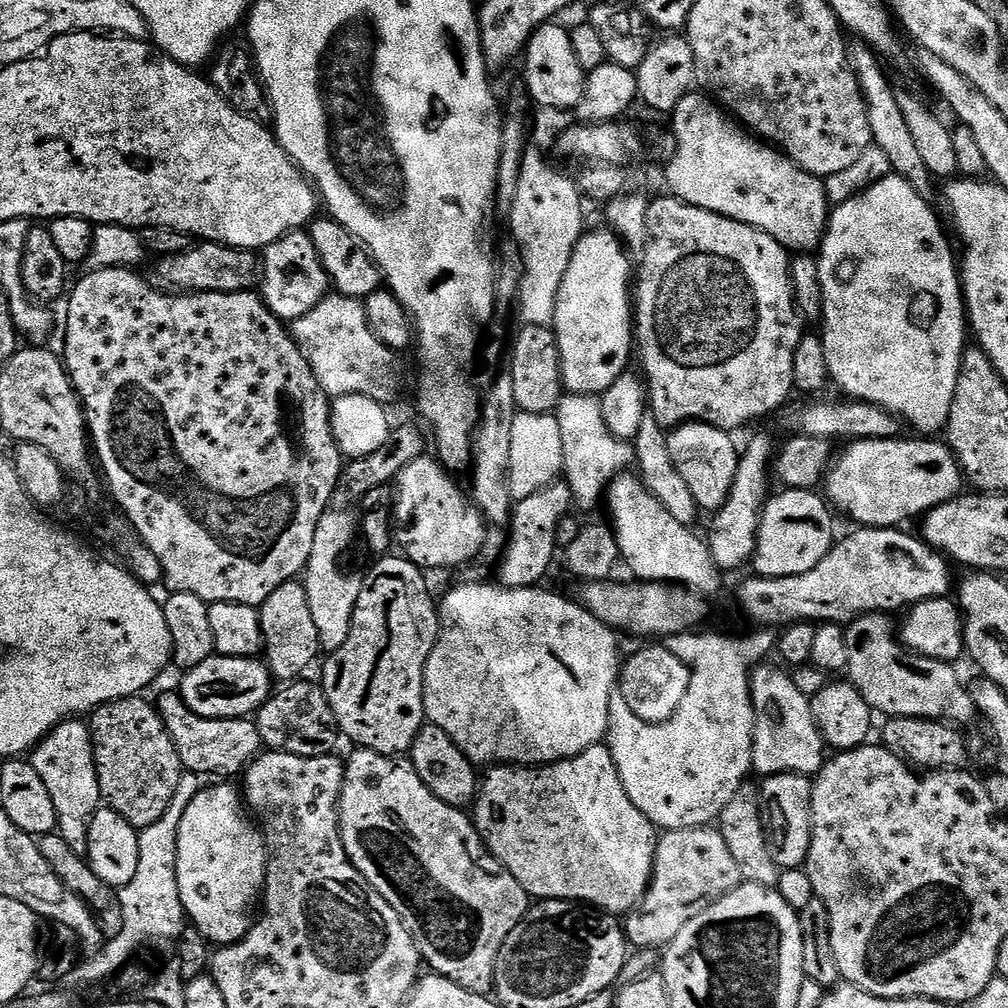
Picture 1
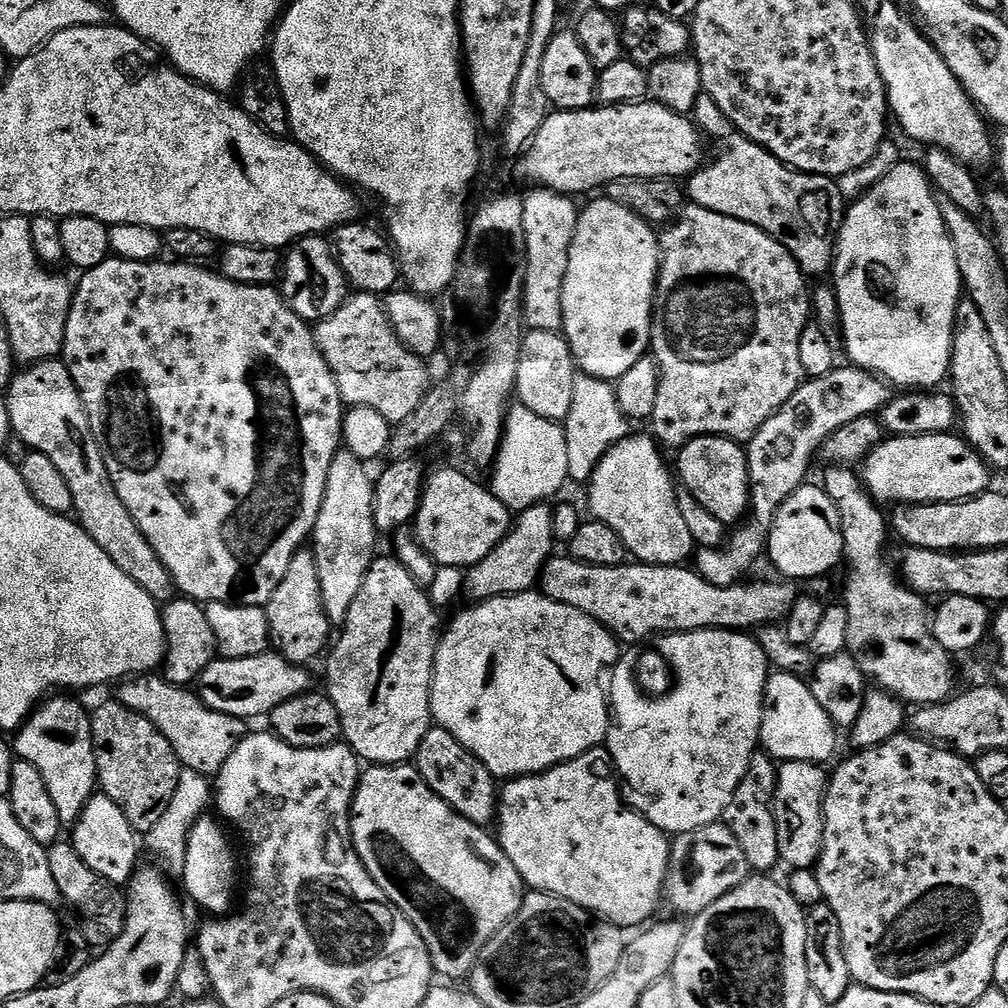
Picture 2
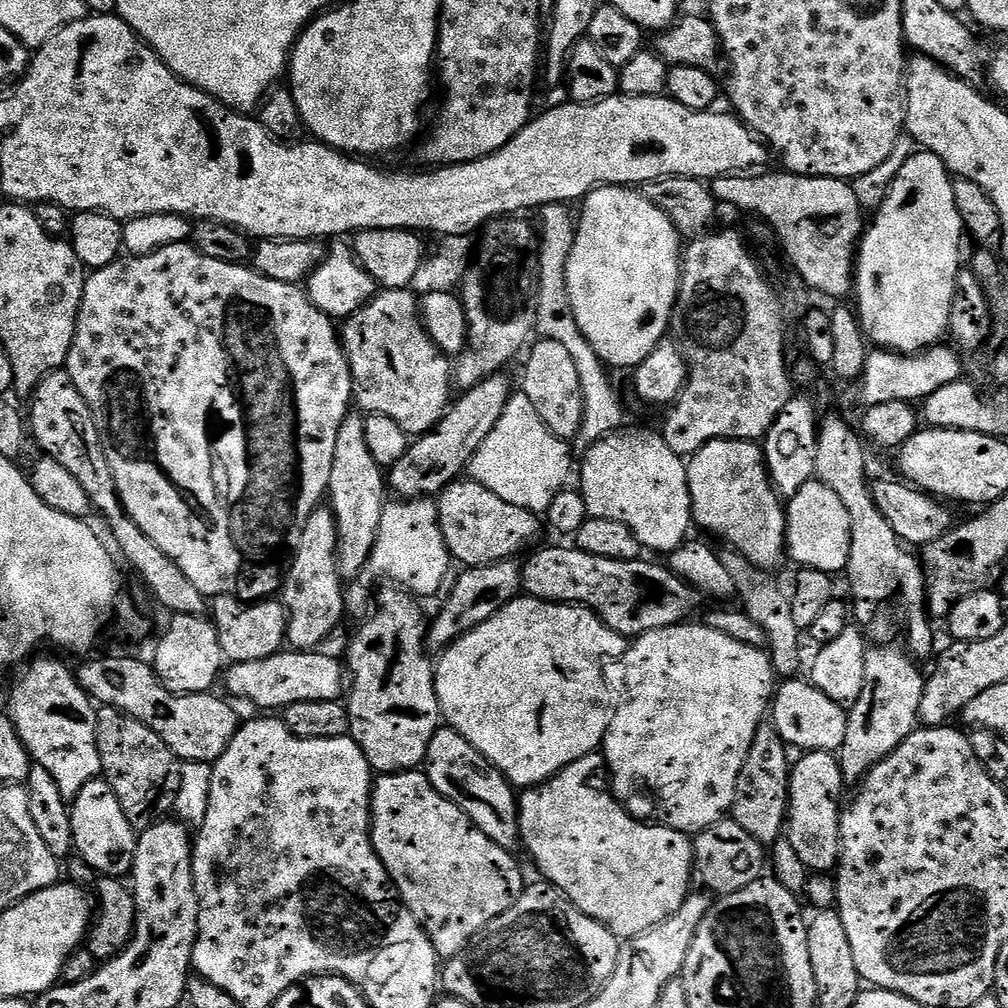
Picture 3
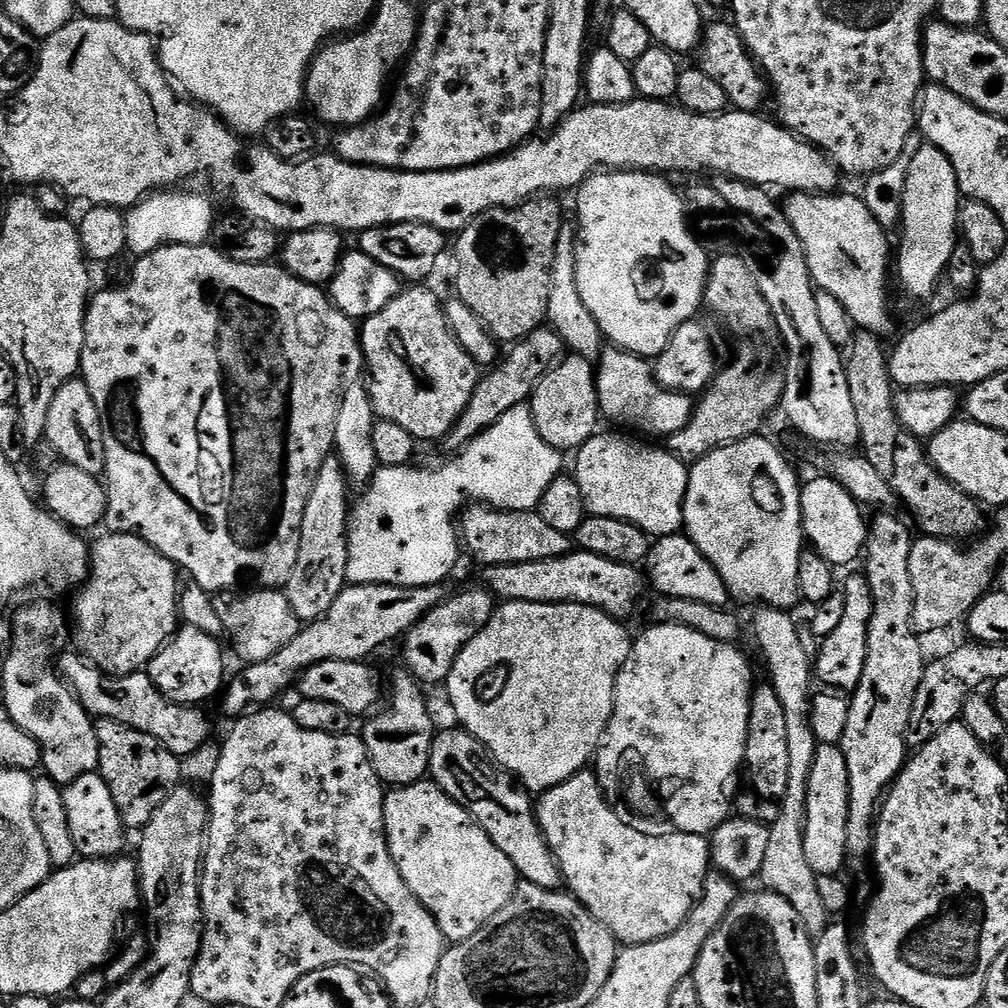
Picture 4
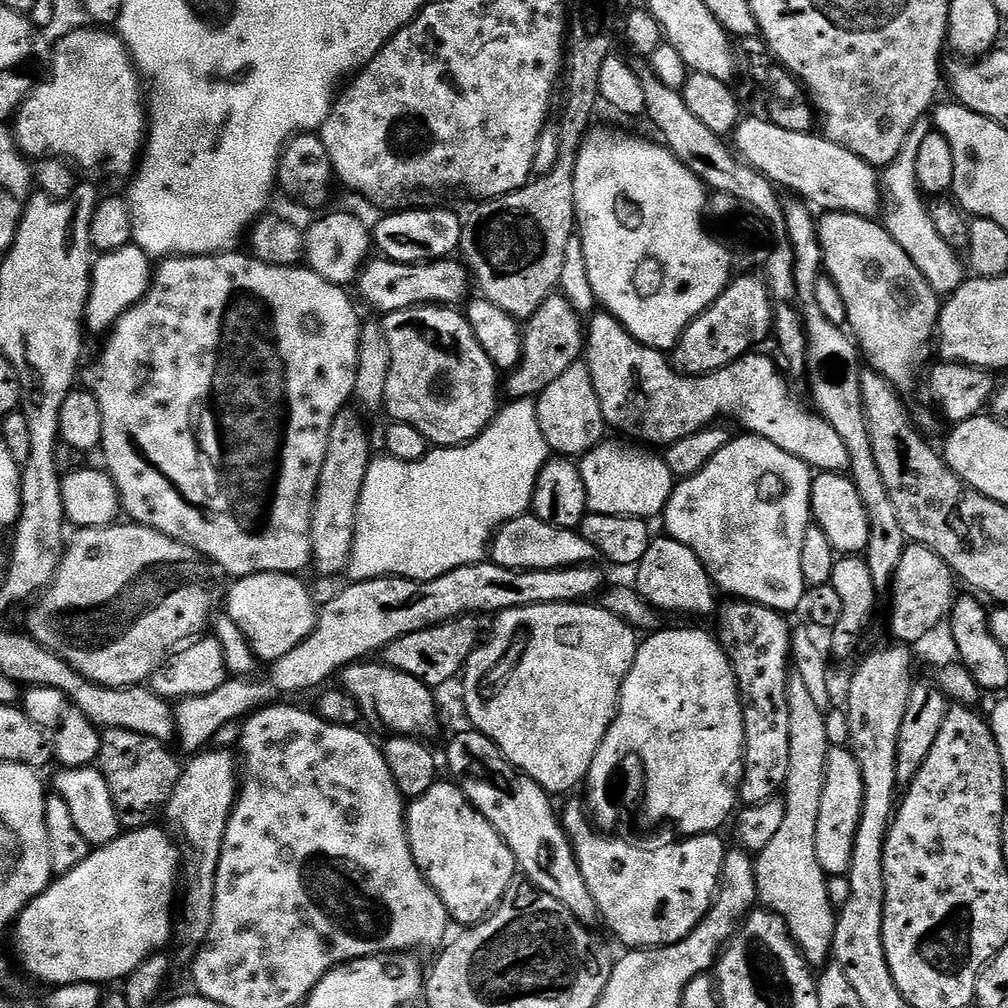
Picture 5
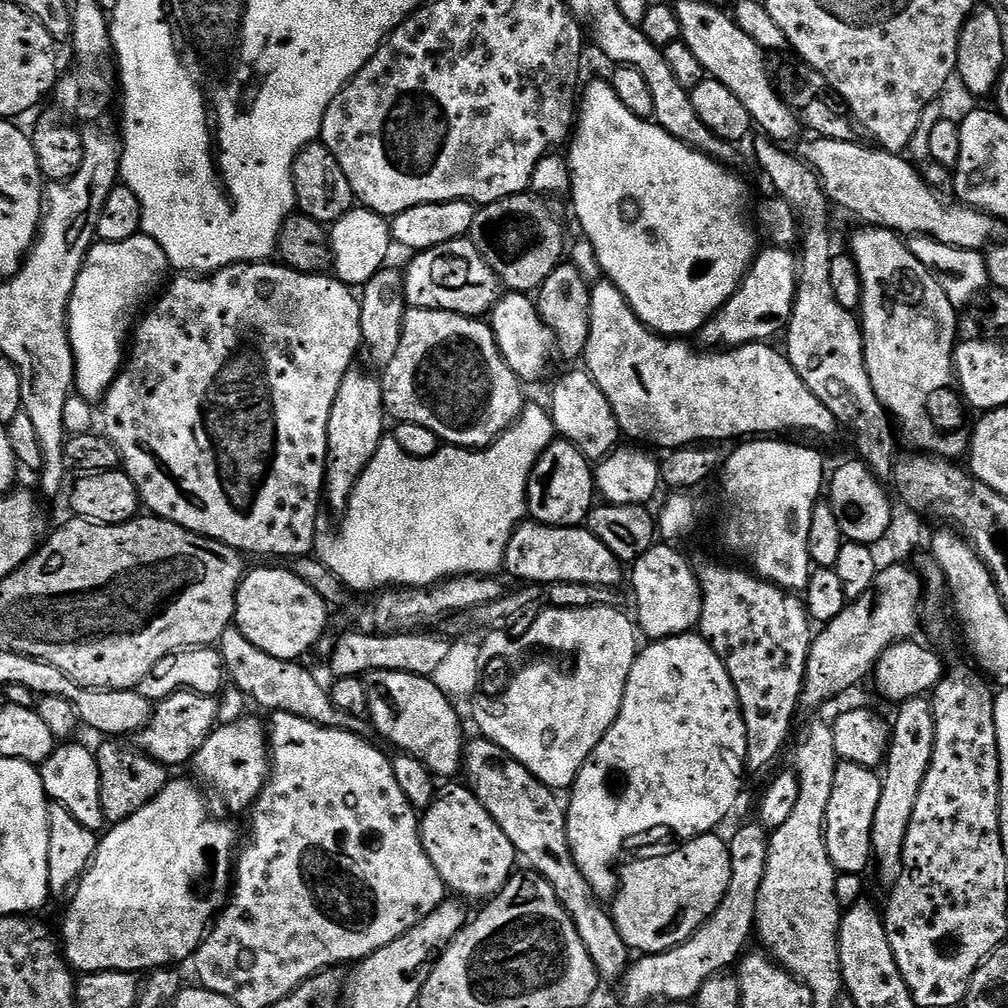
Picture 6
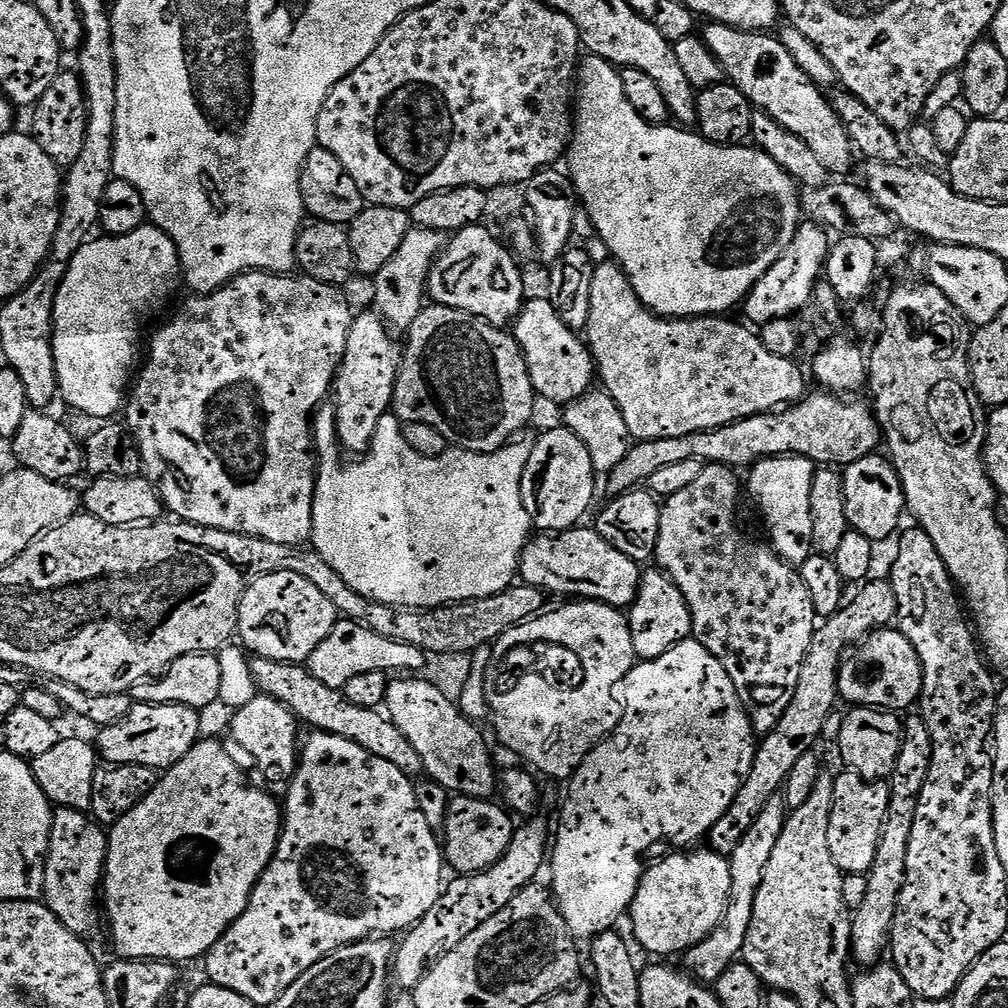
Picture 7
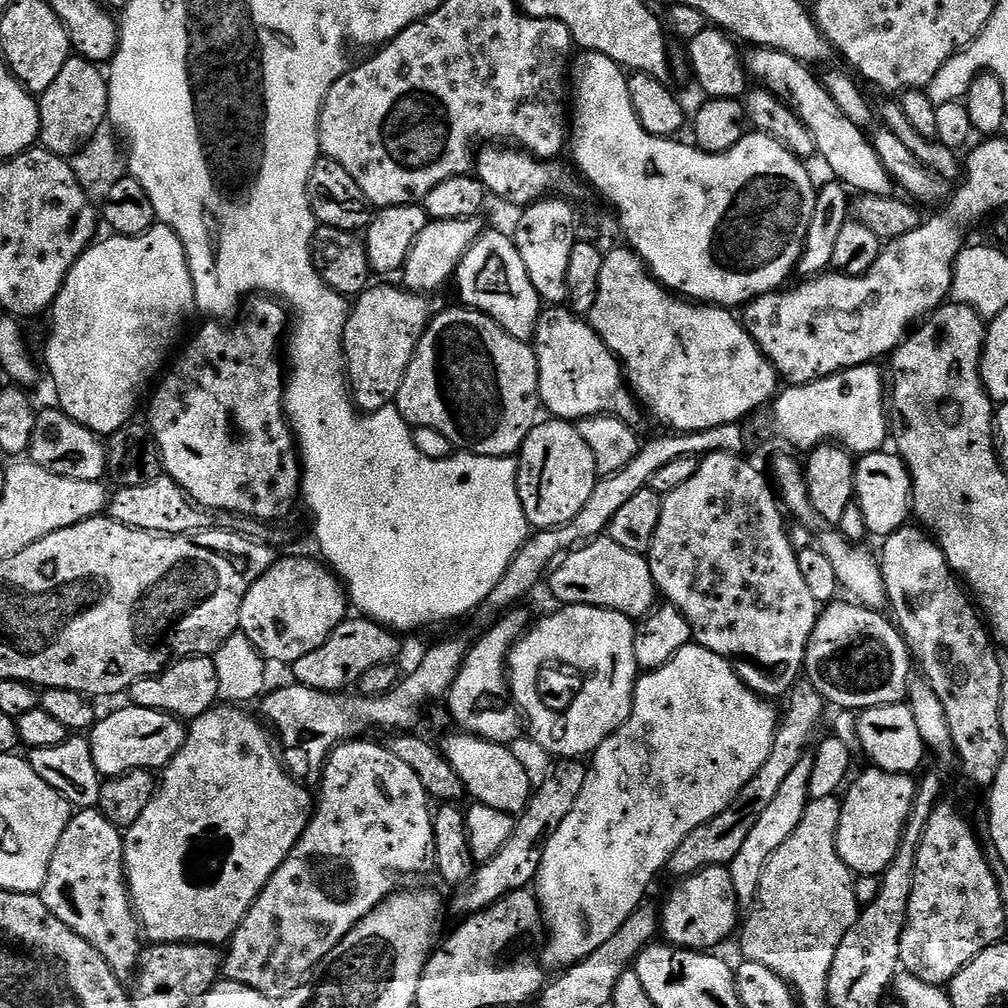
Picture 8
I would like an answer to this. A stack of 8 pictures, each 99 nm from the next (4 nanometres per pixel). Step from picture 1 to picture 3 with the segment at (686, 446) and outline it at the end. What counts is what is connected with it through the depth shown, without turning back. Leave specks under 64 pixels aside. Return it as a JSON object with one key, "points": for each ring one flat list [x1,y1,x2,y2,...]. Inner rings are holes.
{"points":[[715,440,687,461,692,518,713,532,727,547,741,552,754,566,772,570,786,556,786,508,774,491,759,443,751,440]]}

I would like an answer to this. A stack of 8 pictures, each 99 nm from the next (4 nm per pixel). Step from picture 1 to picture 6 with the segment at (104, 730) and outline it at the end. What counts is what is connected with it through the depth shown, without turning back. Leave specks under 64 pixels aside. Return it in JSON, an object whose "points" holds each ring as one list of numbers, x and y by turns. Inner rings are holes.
{"points":[[104,742,101,748,95,749,96,761,98,762,98,778,100,779,100,797,102,798,102,814,109,825,120,824,126,818,138,814,142,806,146,806,168,784,170,779,169,769,160,764,154,758,129,746,124,742]]}

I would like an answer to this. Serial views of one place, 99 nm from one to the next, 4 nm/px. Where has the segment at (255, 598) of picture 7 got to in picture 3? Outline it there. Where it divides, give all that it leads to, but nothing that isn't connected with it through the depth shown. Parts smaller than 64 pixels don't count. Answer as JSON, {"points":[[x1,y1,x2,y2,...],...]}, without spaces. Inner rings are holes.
{"points":[[235,595,215,597,210,604,210,619,216,625,220,645,225,657,229,661,241,664,242,662,254,662,255,660,265,660,273,656,275,652,281,651,285,647,288,634,288,618,284,610,283,603,272,600,264,600,261,604,252,604,249,608,244,608,240,612,240,604,236,601]]}

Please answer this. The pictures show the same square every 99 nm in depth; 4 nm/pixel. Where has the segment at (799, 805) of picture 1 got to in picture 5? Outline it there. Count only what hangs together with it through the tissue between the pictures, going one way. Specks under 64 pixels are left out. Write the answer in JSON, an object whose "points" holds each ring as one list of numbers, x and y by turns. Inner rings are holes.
{"points":[[829,747,826,758,826,782,822,786,822,807,818,809,816,853,822,870,828,876,847,876,850,858,854,854,854,836,858,834,858,822,862,818,864,786,858,758,851,747]]}

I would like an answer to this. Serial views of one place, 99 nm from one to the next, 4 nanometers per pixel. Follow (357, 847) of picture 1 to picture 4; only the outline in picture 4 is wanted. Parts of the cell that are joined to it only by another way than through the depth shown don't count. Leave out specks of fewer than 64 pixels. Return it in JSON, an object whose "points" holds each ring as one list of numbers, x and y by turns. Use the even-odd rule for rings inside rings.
{"points":[[431,779,393,787,384,798,384,829,390,854,410,890,438,922,445,941,459,942,478,934,516,892,518,873,514,862,482,830,463,804,450,798]]}

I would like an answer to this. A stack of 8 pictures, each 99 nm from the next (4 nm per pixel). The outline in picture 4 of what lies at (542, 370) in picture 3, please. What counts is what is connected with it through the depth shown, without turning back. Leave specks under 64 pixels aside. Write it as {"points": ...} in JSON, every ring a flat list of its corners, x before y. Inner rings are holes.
{"points":[[575,354,565,355,537,383,530,397,530,407,534,426,538,426,538,434,542,434,547,444,562,454,580,449,602,424,593,363]]}

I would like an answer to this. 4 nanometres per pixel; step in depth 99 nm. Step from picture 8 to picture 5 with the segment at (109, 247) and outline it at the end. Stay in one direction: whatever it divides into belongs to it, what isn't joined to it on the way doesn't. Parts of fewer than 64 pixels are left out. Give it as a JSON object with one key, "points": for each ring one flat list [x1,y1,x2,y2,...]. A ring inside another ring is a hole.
{"points":[[133,243,113,252,97,255,92,266,88,302,84,306,87,331,107,333,127,308,133,308,148,293,153,275,153,261]]}

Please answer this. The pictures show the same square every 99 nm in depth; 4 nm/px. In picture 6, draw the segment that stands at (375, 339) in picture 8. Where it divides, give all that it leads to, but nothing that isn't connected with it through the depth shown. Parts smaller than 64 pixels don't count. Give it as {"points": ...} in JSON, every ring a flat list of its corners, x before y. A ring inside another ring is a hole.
{"points":[[349,370,338,386,338,398,334,398,334,410,330,410,328,427,328,465,324,471,323,499,336,514,343,513,356,483,362,478,366,466,374,458,378,446,386,435,384,420,384,386,379,379,364,372]]}

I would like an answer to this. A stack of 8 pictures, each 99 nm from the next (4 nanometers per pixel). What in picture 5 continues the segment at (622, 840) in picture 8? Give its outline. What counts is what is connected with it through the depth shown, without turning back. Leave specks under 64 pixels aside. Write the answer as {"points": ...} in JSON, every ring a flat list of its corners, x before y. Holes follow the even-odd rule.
{"points":[[668,628,665,632,662,631,653,631,639,641,636,660,630,666,630,674,626,674,624,685,620,691,620,702,616,709,616,717,612,719,612,725,608,728,606,738,602,742,602,746,588,771,586,781,588,800,586,799,586,804,597,825,602,824,604,826,608,824,608,819,612,816,612,808,608,808,608,800,604,800,604,780,602,778,604,766,610,763,615,756,624,756,624,752,636,748,636,752,640,752,644,755,644,760,648,760,648,812,652,812,652,816,673,816,674,819,680,820,680,824,684,824,684,828,688,828,688,836,716,834,721,831,719,828,728,819,728,823,733,819,738,808,740,781,744,779,744,707,740,701,740,687,736,681,730,658,724,652,724,647,713,633,711,636,710,633,703,632,700,628]]}

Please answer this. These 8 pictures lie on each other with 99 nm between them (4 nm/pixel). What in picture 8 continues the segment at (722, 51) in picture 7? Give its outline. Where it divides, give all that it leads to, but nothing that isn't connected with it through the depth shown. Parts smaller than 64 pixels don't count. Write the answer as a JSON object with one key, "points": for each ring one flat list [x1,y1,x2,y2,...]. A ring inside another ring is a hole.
{"points":[[753,47,747,53,746,68,751,79,757,85,763,86,781,100,790,101,800,120,812,132,816,143,819,159,828,163,837,181,843,182,853,193,866,196,890,196,894,192,892,175,886,170,874,150,871,139,866,135,865,129,860,128,830,98,830,94,823,86,821,77,815,76,809,65,803,64,789,52,780,52,777,48]]}

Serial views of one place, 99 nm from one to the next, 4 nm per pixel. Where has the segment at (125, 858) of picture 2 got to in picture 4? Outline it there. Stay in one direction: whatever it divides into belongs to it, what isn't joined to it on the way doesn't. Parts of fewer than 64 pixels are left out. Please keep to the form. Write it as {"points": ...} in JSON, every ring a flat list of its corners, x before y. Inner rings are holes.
{"points":[[99,771,82,774,82,778,74,778,74,782,63,785,62,803,66,810,70,834,72,837,71,847,80,851,79,855,84,858,116,858,121,855,124,848,124,835,126,829,118,806,114,802,114,794,110,794,110,786,100,776]]}

